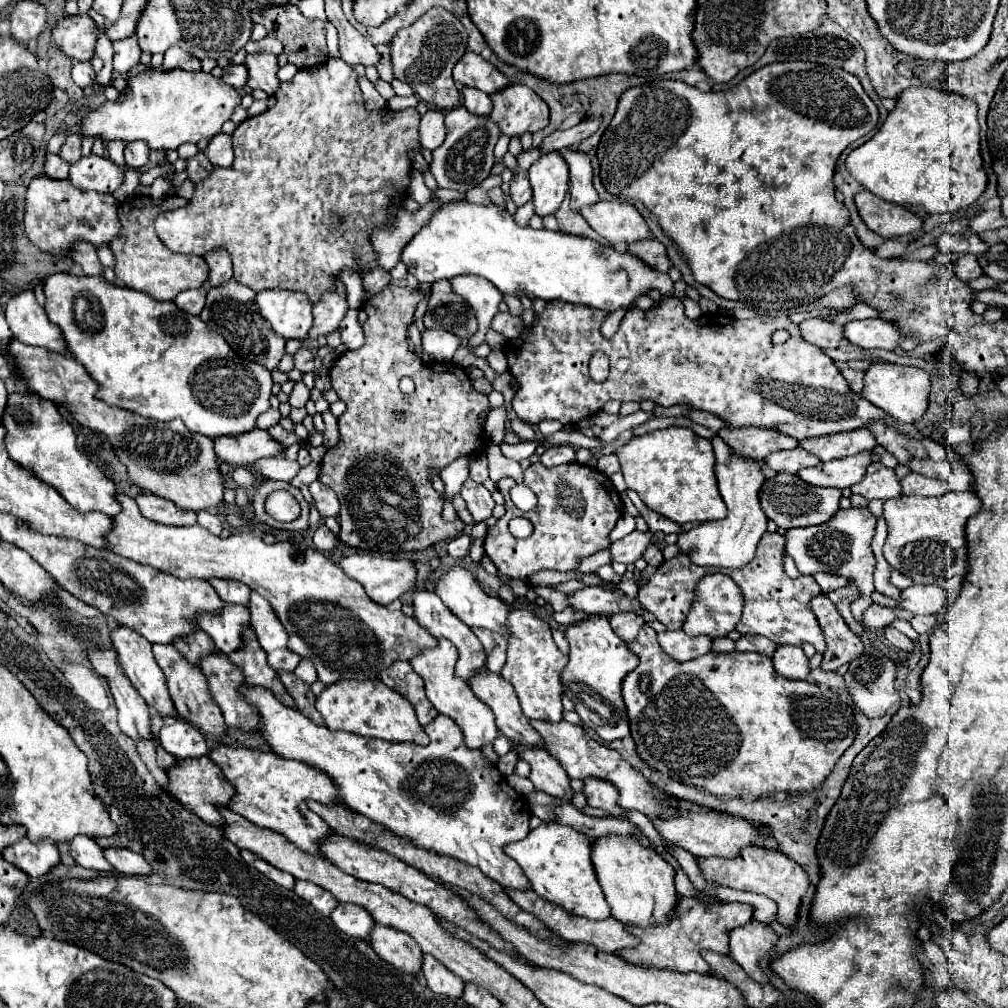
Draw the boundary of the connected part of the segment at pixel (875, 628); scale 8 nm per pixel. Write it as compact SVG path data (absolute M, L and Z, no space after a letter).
M872 603L872 605L862 613L862 621L864 621L864 627L868 629L868 633L874 635L876 639L880 639L880 637L882 637L882 629L888 627L888 623L892 623L896 617L900 617L900 613L906 613L906 611L888 609L888 607L880 607L880 605Z

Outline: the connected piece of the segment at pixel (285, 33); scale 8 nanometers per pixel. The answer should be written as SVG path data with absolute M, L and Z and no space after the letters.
M292 3L286 5L272 5L272 7L260 7L254 5L252 9L252 21L262 23L268 29L268 37L276 37L284 45L284 53L288 55L288 61L296 65L298 69L308 69L324 63L328 59L326 49L326 27L318 19L308 19L300 13L300 9Z

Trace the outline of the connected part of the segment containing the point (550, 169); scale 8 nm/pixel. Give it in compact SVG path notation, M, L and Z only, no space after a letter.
M552 151L542 155L528 171L534 189L536 215L546 217L558 211L568 191L568 165L560 153Z

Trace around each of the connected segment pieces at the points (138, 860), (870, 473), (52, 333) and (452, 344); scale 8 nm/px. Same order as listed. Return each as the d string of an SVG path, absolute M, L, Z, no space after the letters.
M108 847L108 849L104 849L104 857L120 873L126 873L126 875L148 875L148 873L152 873L152 867L148 867L144 857L140 853L130 851L130 849Z
M872 463L868 467L864 479L850 489L854 495L862 495L868 501L872 501L872 499L886 501L886 499L902 495L902 487L900 487L900 481L898 481L894 469L888 469L882 463Z
M30 289L10 297L6 303L6 321L18 341L68 355L68 351L64 351L64 343L60 343L60 329L48 321Z
M426 329L422 333L422 347L428 355L432 355L440 363L450 363L456 349L460 347L460 337L440 331L440 329Z

